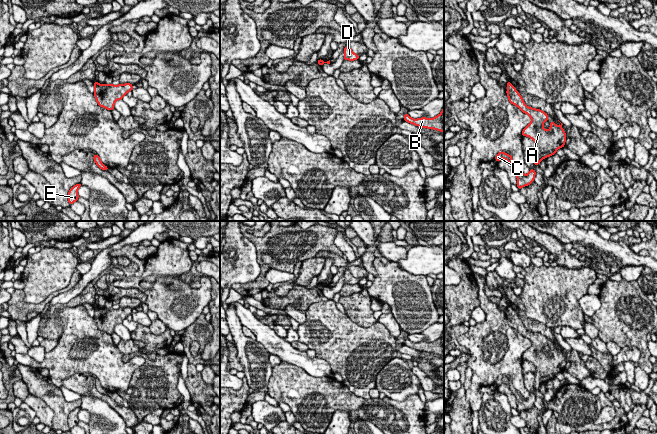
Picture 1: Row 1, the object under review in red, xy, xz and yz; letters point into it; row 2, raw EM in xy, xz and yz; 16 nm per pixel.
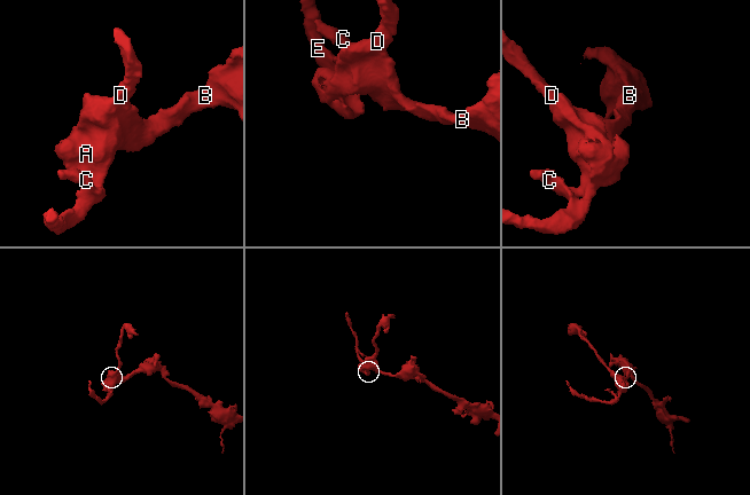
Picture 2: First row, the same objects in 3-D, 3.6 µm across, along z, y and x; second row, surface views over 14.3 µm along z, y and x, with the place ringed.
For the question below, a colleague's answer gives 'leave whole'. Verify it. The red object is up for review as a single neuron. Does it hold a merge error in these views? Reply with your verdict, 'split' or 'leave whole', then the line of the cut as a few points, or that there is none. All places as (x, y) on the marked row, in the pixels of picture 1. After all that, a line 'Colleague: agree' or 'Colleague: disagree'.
leave whole; no cut
Colleague: agree

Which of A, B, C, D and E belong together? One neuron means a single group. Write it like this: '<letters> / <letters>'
A B C D E

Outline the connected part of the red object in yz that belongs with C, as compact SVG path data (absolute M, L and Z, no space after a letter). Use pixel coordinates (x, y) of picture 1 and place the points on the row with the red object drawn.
M498 152L498 154L495 157L495 160L498 162L501 159L505 159L513 168L513 170L516 173L516 177L517 177L517 187L520 190L522 187L524 186L528 186L530 185L532 182L534 182L534 178L536 175L536 172L534 169L530 169L528 174L524 174L520 168L514 163L512 156L509 154L506 154L505 152Z

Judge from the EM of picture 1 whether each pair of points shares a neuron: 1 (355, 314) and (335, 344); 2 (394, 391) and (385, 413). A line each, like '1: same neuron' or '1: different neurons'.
1: different neurons
2: different neurons

